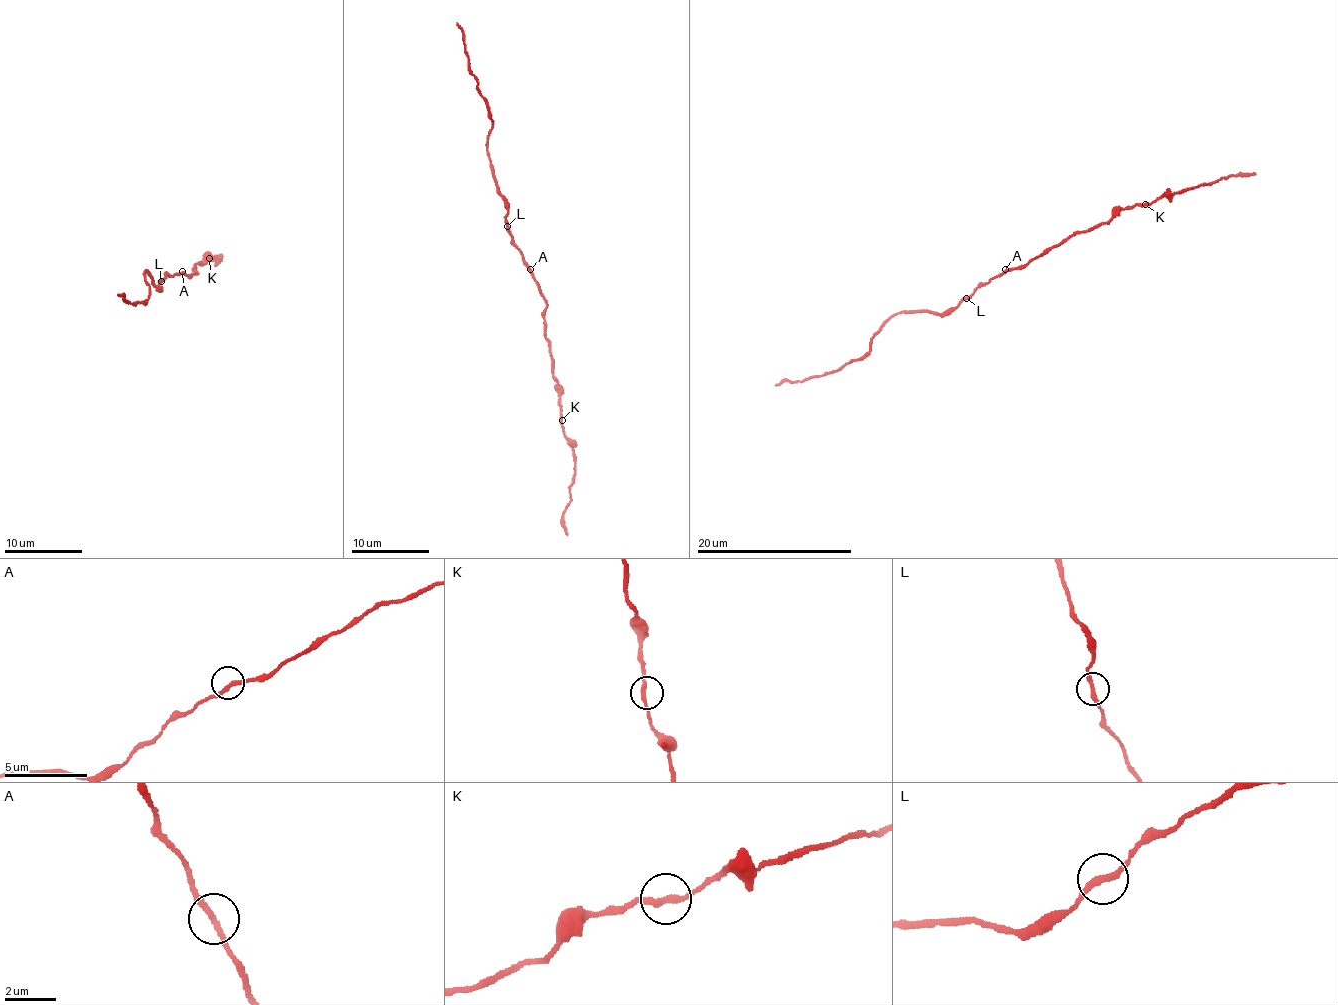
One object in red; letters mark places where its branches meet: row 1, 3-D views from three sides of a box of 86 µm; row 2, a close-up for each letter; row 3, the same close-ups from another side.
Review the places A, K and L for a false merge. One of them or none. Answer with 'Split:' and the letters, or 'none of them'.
Split: none of them

